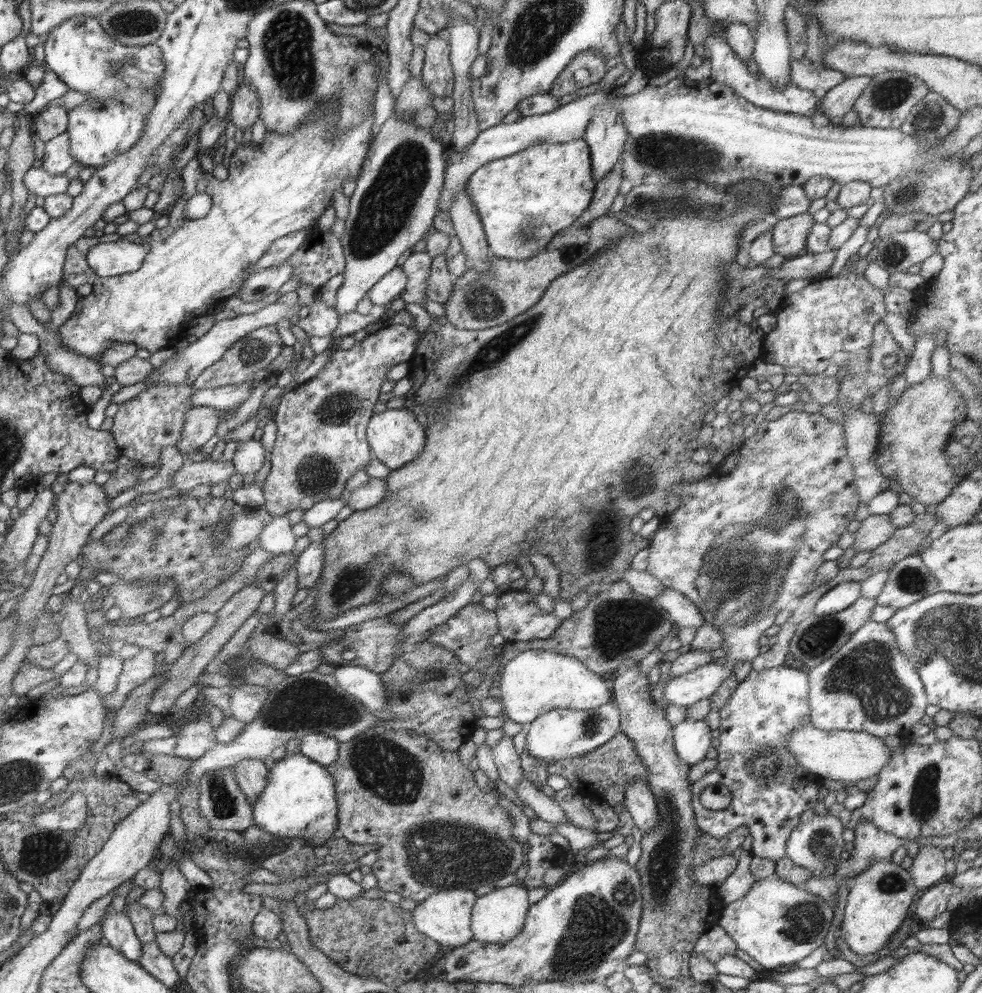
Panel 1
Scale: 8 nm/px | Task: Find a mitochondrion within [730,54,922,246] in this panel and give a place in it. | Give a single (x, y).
(888, 95)

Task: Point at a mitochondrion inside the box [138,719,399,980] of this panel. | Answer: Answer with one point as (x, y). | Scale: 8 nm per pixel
(250, 851)

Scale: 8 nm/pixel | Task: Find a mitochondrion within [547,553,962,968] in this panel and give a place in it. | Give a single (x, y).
(865, 672)

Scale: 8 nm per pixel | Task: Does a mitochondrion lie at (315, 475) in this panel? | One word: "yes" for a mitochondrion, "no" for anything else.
yes

